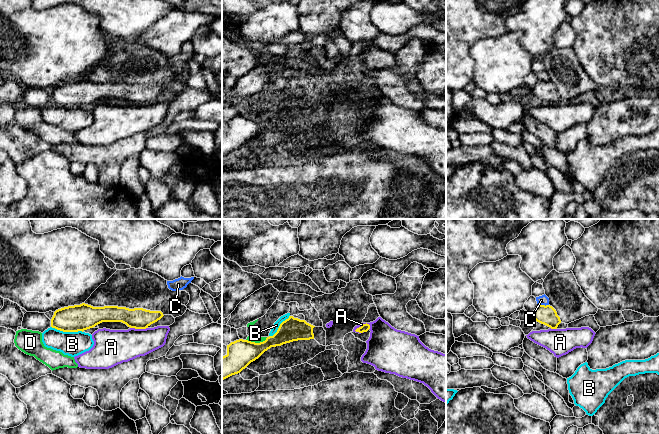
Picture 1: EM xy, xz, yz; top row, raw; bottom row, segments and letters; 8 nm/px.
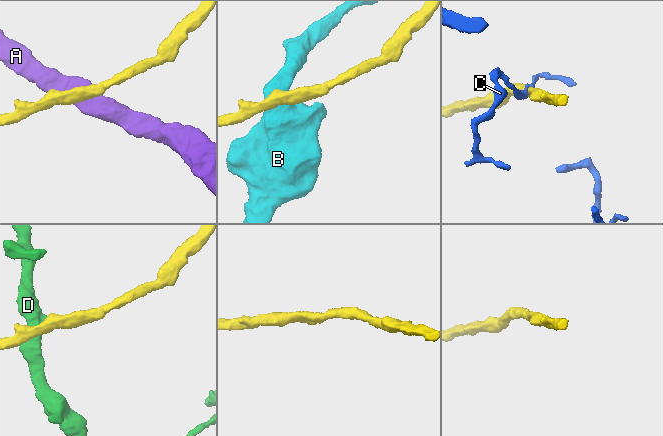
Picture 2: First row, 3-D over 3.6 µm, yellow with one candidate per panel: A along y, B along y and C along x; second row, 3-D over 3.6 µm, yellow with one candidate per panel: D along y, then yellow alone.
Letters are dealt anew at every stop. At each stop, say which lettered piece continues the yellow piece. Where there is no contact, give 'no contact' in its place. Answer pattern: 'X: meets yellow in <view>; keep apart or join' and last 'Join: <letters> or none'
A: meets yellow in xy; keep apart
B: meets yellow in xy; keep apart
C: meets yellow in yz; keep apart
D: meets yellow in xz; keep apart
Join: none

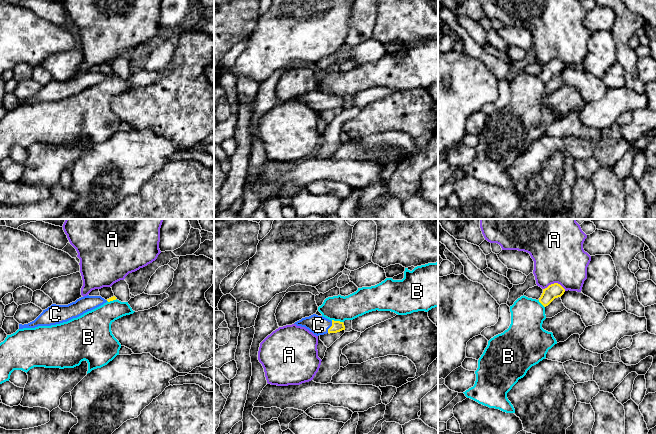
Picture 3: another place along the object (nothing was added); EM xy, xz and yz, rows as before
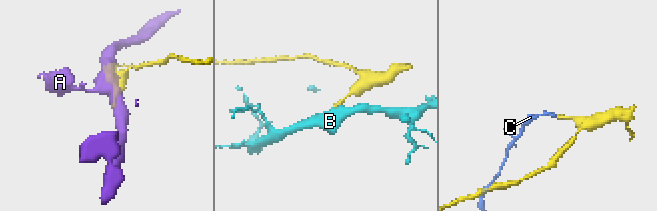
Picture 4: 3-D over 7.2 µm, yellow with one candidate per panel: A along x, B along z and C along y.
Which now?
A: meets yellow in yz; keep apart
B: meets yellow in xz; keep apart
C: meets yellow in xz; join
Join: C

